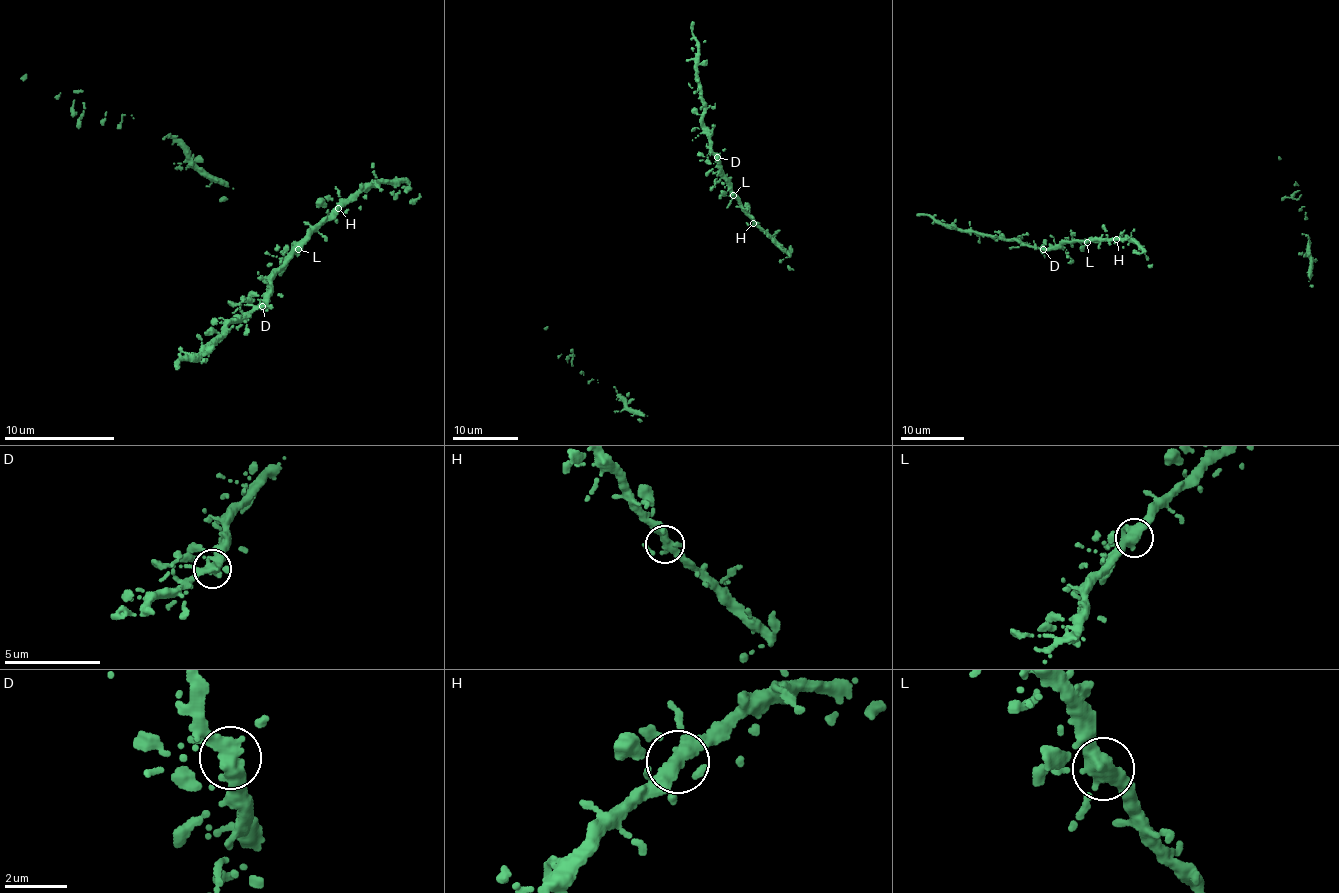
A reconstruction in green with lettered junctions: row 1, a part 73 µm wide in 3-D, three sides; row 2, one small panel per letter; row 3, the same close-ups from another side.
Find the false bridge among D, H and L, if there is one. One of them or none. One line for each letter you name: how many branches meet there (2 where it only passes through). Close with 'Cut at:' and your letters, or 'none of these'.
Cut at: none of these

